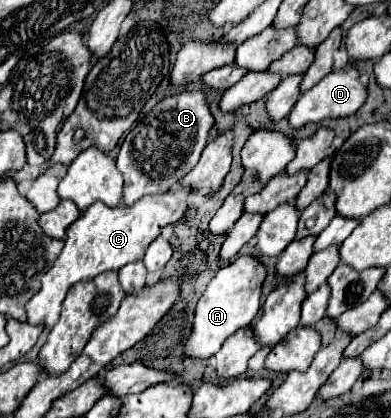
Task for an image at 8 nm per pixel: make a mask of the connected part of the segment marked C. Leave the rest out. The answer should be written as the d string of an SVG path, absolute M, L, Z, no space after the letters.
M175 184L165 194L141 198L133 206L109 208L109 206L103 206L103 202L91 204L67 228L67 234L63 240L65 242L63 252L57 256L53 268L41 278L41 290L25 304L27 322L33 326L43 326L51 330L59 320L61 304L73 284L93 280L101 272L119 270L129 262L143 260L147 246L161 234L161 230L167 224L181 220L181 216L185 214L189 206L187 202L189 194L191 190L183 188L181 184Z

